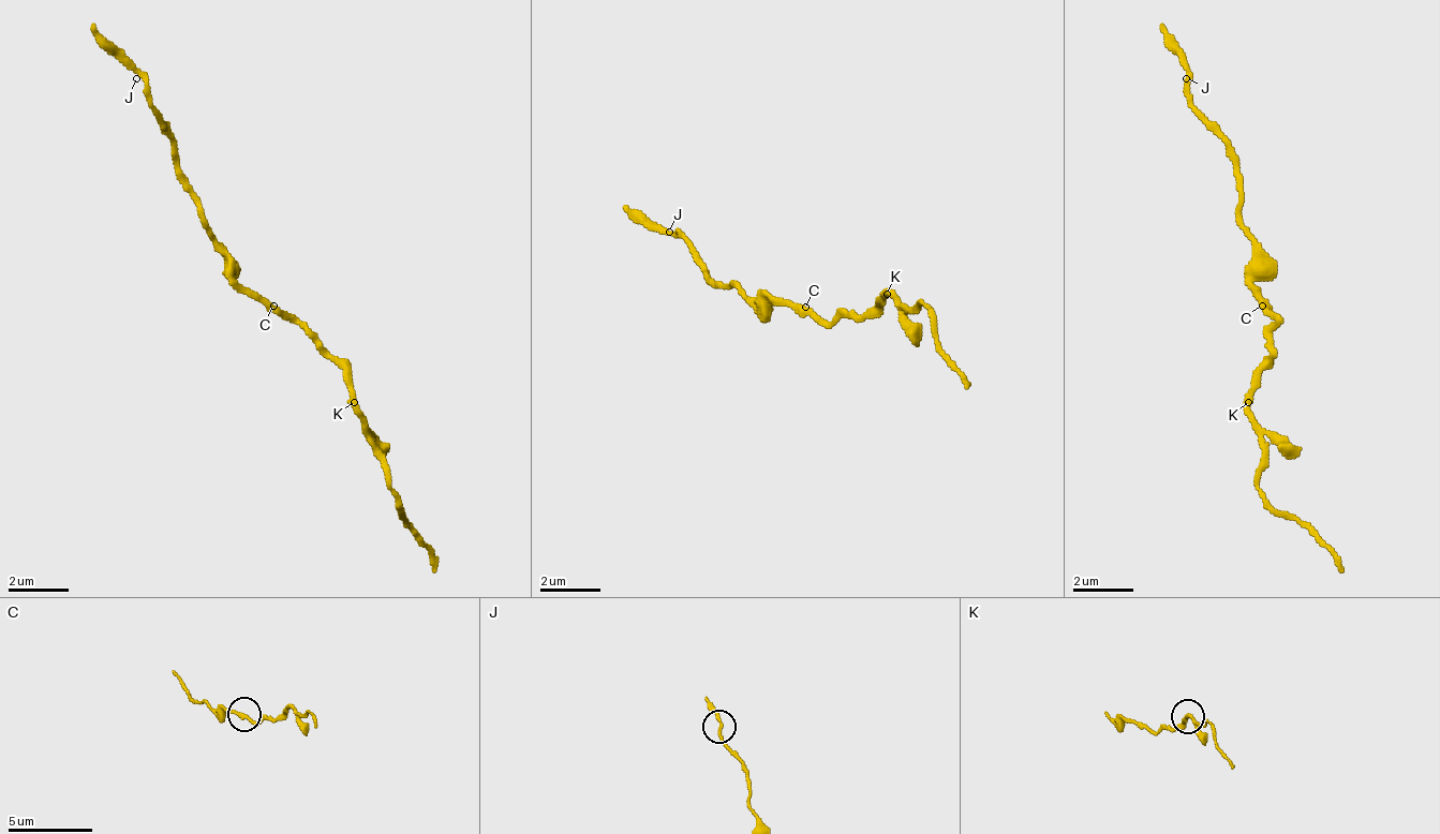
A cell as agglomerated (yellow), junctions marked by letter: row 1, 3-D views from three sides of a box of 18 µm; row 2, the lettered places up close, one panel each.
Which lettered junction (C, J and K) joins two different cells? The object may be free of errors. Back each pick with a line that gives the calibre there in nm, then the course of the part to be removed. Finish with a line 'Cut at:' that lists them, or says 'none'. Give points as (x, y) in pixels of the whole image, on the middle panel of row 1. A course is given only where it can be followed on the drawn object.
Cut at: none

